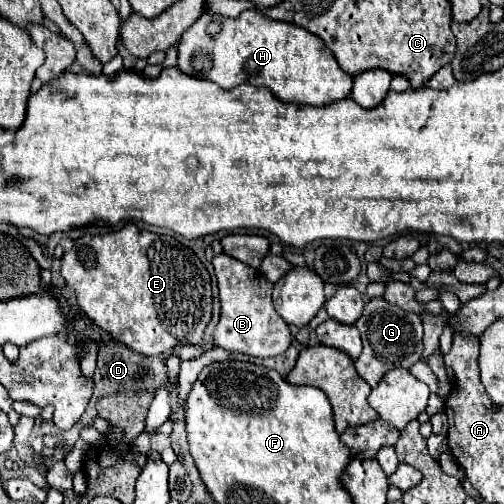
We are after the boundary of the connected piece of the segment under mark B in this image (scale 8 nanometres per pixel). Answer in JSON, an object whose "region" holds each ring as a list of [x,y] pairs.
{"region":[[[227,253],[215,255],[213,259],[219,297],[221,297],[221,319],[215,329],[215,345],[227,351],[243,351],[257,357],[281,355],[291,345],[291,331],[279,317],[271,301],[273,283],[269,283],[257,269],[239,263]]]}

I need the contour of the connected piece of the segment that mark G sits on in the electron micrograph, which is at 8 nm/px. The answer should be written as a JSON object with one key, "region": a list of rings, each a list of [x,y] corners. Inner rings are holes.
{"region":[[[375,297],[375,299],[369,299],[365,303],[363,313],[357,319],[355,327],[359,329],[361,339],[363,339],[363,353],[355,361],[355,369],[371,387],[375,387],[379,383],[379,379],[387,371],[391,371],[393,367],[409,369],[421,357],[423,327],[421,327],[419,315],[405,311],[405,309],[389,303],[383,297]]]}

